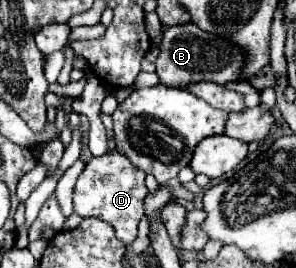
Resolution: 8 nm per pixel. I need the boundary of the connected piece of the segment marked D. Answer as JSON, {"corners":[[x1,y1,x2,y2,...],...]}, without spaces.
{"corners":[[105,154,101,158,91,158,91,166,83,170,75,184,73,208,81,218,95,216,109,222,115,228,115,234,125,246,129,246,137,236,137,224,143,218,143,198,147,196,145,172,131,166,131,162,119,154]]}

